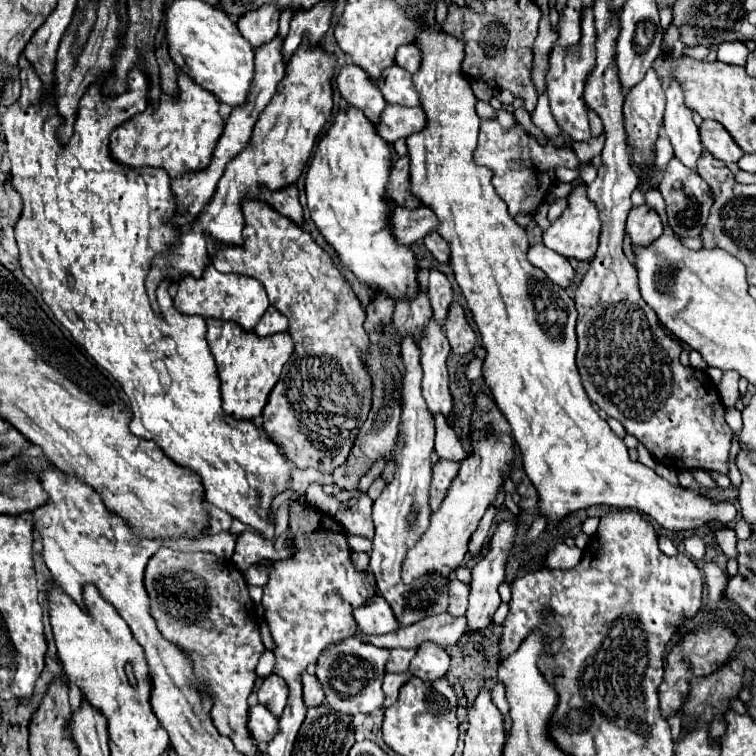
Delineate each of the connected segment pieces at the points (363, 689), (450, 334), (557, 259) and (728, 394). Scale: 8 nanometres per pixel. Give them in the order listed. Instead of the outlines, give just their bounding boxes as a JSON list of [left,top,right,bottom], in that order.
[[316,637,388,715],[446,301,476,355],[528,245,576,287],[718,371,740,407]]

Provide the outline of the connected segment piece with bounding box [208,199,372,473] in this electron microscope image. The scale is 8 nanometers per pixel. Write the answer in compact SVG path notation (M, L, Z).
M246 199L242 203L242 211L246 219L244 243L228 245L208 239L210 261L222 273L240 273L258 279L264 285L270 303L288 317L288 333L296 343L294 353L288 359L280 381L274 385L262 411L262 429L268 439L278 445L280 453L298 469L314 467L322 473L332 473L348 457L354 435L362 425L362 413L368 413L372 405L372 375L360 357L362 353L368 353L370 345L370 337L364 331L366 313L342 273L334 267L330 255L316 245L310 233L306 233L288 217L276 213L266 201L260 199Z

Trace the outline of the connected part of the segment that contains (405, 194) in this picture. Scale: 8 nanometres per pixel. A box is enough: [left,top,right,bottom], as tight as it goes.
[388,155,420,207]

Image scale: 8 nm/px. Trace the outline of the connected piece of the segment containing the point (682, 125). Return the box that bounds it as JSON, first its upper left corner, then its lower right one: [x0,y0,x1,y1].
[662,79,702,169]

